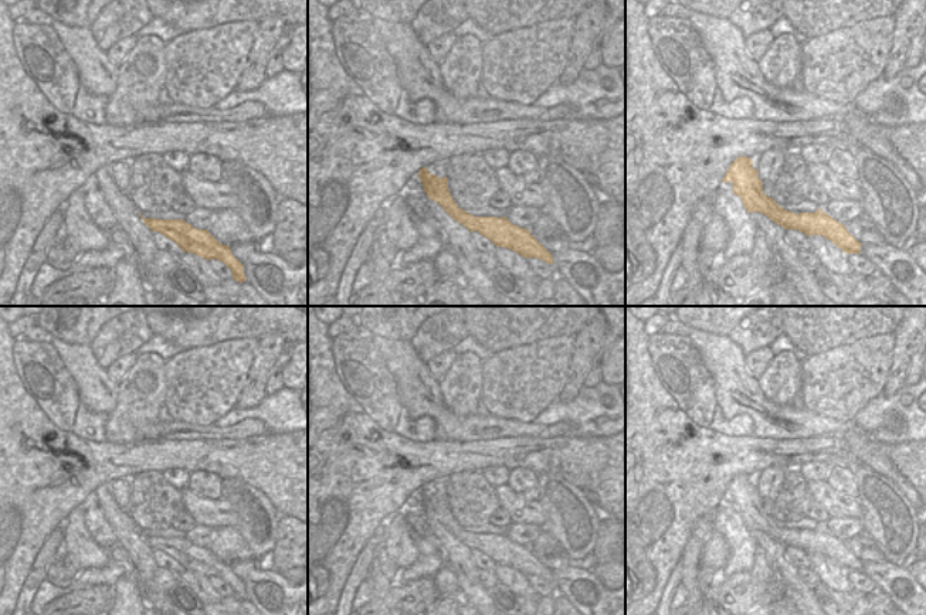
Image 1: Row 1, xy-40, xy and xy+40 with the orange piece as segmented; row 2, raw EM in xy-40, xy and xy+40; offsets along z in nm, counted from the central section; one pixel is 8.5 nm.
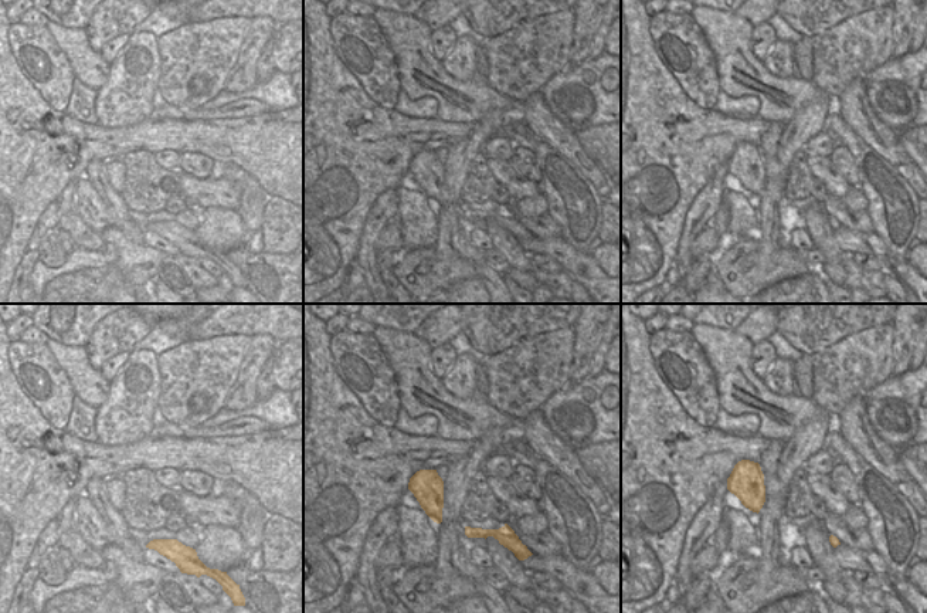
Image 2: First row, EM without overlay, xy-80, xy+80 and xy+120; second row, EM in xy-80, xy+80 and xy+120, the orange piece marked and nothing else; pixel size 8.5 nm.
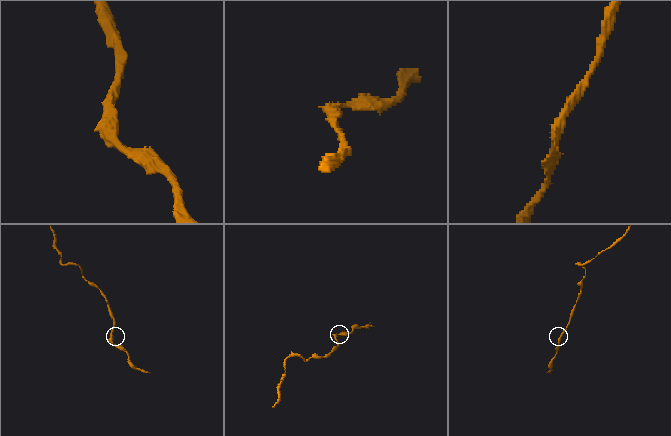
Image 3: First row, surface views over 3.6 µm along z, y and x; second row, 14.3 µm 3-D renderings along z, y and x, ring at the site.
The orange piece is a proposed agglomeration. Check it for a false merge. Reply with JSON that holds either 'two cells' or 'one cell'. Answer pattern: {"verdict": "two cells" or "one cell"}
{"verdict": "one cell"}

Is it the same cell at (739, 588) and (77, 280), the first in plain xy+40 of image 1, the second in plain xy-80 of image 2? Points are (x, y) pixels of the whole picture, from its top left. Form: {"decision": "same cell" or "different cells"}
{"decision": "same cell"}

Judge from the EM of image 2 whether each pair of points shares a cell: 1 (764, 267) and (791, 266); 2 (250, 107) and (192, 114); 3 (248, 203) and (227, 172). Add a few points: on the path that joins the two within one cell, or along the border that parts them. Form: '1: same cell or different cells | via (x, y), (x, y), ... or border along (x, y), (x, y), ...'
1: same cell | via (771, 267), (784, 266)
2: same cell | via (236, 109), (206, 114)
3: same cell | via (248, 195), (248, 189), (236, 176)

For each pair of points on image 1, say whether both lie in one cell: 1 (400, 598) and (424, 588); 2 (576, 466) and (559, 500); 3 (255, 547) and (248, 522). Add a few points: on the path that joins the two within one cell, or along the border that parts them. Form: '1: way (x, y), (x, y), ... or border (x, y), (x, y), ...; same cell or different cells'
1: way (406, 595), (419, 594); same cell
2: border (538, 472), (559, 472), (586, 493); different cells
3: way (255, 542), (253, 527); same cell

